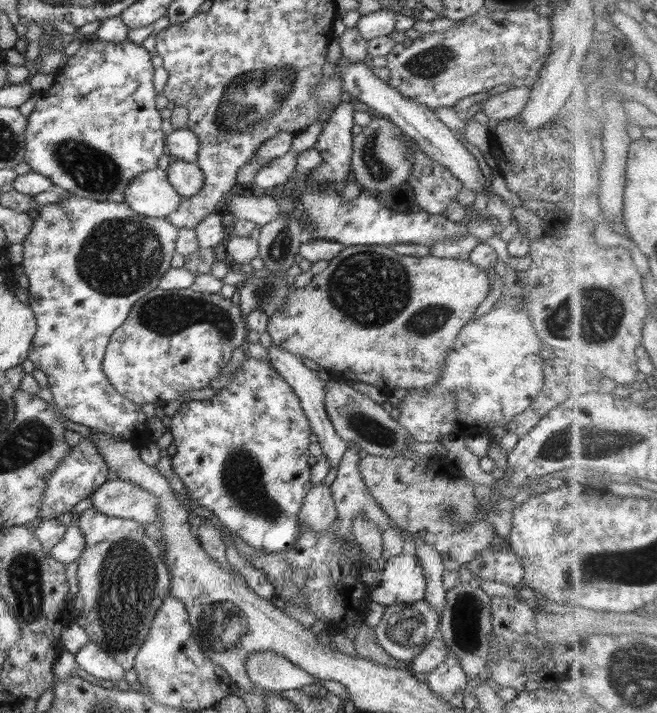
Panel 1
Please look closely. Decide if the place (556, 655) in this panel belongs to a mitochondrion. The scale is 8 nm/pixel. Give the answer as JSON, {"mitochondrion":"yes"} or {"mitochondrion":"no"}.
{"mitochondrion":"no"}

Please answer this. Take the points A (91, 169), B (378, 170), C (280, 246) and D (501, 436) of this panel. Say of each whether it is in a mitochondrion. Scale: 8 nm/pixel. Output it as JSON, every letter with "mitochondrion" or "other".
{"A":"mitochondrion","B":"mitochondrion","C":"mitochondrion","D":"other"}

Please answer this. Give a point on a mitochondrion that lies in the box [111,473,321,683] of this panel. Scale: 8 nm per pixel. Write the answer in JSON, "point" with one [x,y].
{"point":[218,624]}

